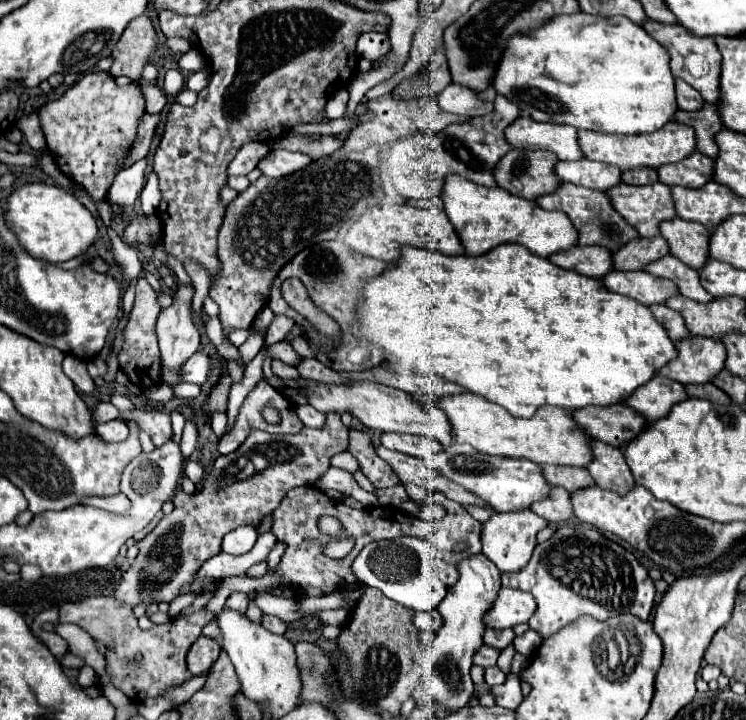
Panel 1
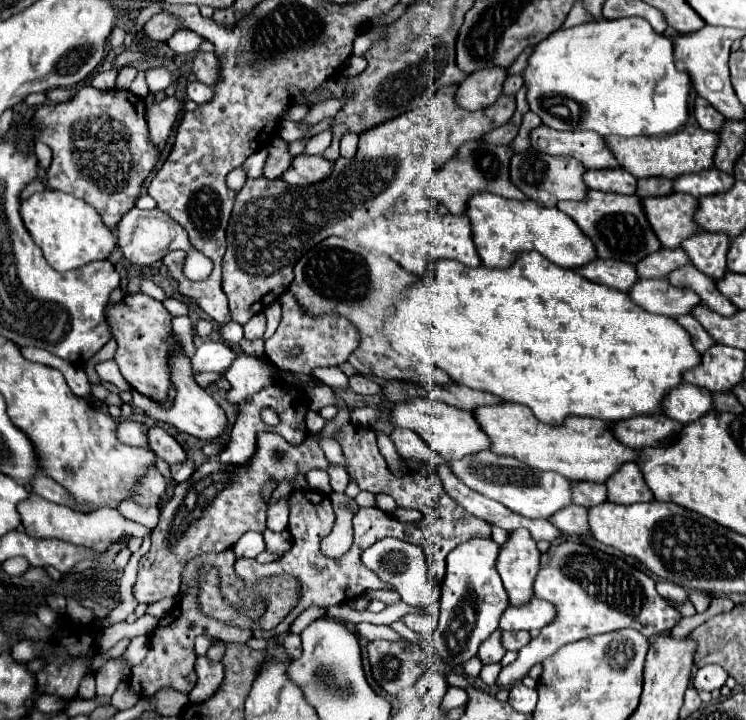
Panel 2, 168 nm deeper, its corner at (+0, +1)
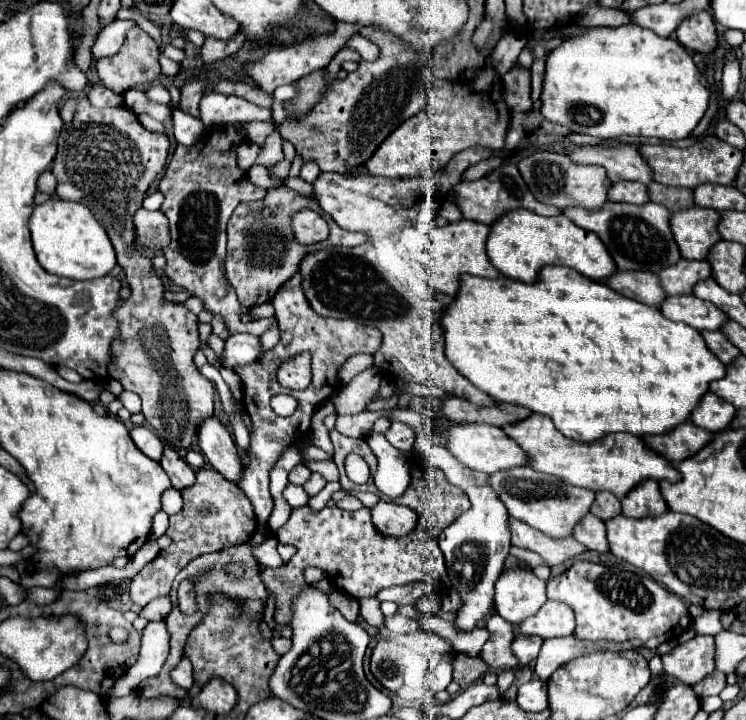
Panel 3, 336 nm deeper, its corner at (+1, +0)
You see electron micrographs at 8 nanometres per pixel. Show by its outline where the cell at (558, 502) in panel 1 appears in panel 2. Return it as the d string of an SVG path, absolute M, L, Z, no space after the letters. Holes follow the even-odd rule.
M571 504L567 506L567 510L559 510L559 514L555 514L555 518L551 518L551 522L563 530L569 536L587 536L591 534L589 530L589 516L587 516L587 508Z

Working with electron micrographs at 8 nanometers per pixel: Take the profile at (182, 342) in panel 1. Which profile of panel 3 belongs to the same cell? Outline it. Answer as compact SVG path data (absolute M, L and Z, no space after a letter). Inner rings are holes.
M210 415L200 423L196 431L196 443L202 455L210 461L210 465L216 471L220 471L222 475L226 475L226 479L234 483L238 481L238 475L242 471L242 461L228 427L222 425L216 415Z

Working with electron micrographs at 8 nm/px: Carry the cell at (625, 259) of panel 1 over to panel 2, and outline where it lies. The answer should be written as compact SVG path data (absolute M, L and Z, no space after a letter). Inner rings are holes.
M679 248L679 250L659 250L659 254L651 254L651 258L645 258L643 262L637 264L637 274L639 278L667 278L669 272L685 266L689 262L689 256Z

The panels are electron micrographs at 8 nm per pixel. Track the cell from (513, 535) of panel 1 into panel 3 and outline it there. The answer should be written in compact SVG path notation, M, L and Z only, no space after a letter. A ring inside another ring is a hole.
M524 565L506 569L496 581L496 613L518 625L546 603L546 583Z

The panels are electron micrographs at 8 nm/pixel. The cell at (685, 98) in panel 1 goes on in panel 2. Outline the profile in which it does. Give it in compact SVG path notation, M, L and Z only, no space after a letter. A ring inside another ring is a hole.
M697 98L695 100L695 118L699 122L699 126L703 130L711 130L711 132L719 132L725 124L725 116L719 114L705 98Z

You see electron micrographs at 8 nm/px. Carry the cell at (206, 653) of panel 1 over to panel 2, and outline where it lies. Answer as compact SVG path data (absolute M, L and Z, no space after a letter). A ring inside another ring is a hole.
M203 656L203 658L197 658L195 672L197 672L199 680L197 680L195 690L191 690L191 694L189 694L189 700L193 704L199 704L199 702L209 700L219 690L219 686L225 680L225 668L223 668L223 664L211 662L209 658Z

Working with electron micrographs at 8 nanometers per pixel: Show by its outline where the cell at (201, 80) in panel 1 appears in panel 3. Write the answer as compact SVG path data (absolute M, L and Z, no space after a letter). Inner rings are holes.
M204 93L200 99L200 119L208 131L224 123L250 123L250 121L274 121L272 109L256 107L246 99L222 93Z

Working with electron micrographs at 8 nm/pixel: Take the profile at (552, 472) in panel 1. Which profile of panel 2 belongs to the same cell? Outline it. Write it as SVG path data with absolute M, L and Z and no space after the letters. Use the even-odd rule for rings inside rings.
M573 482L573 494L575 494L575 504L581 504L585 508L597 506L607 500L605 486L599 486L595 482Z

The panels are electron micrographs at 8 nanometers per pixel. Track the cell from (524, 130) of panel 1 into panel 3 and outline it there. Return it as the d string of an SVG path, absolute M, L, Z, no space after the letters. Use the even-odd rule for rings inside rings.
M594 145L594 147L576 147L574 151L566 151L566 155L574 161L574 163L596 163L602 165L606 169L606 175L610 181L642 181L644 185L648 185L652 181L652 171L650 167L644 163L644 159L638 153L636 145L618 145L618 147L602 147L602 145Z

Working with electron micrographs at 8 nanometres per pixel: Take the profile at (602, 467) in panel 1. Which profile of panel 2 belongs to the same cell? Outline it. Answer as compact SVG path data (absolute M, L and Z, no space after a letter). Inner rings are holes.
M627 464L615 478L611 478L607 486L607 498L615 504L635 504L635 502L651 502L653 492L647 488L647 482L637 464Z

